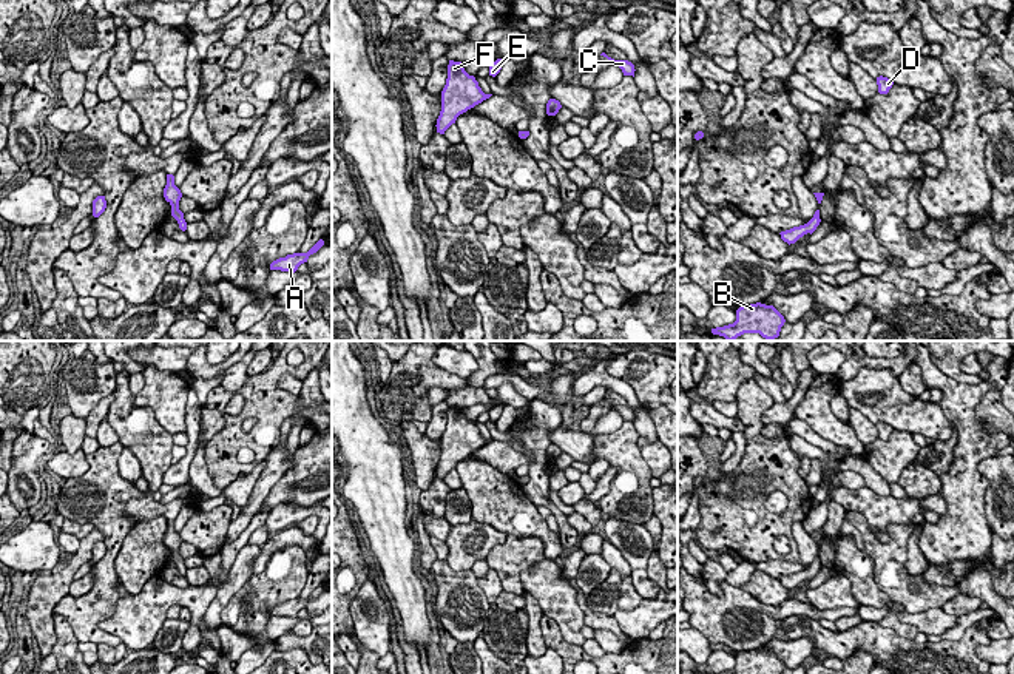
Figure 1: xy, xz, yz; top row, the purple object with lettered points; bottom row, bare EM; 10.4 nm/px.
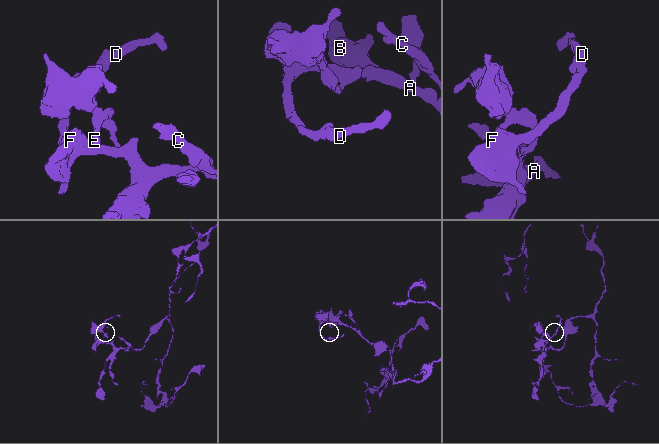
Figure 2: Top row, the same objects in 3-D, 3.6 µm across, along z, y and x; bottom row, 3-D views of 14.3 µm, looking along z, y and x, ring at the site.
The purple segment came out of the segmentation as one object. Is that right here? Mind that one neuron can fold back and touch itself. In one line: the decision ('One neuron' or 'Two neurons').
Two neurons

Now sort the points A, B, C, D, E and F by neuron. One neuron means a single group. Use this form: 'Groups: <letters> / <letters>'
Groups: A B C D F / E

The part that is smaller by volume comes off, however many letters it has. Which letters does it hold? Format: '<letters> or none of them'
E

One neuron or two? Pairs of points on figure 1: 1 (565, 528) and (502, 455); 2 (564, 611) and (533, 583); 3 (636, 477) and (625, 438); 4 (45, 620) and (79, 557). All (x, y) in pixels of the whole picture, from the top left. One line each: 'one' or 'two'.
1: two
2: one
3: one
4: one

